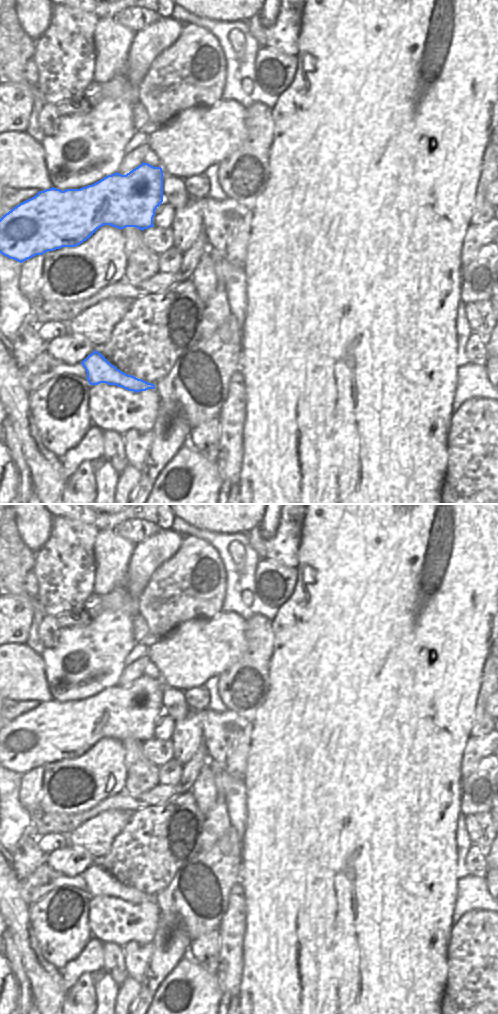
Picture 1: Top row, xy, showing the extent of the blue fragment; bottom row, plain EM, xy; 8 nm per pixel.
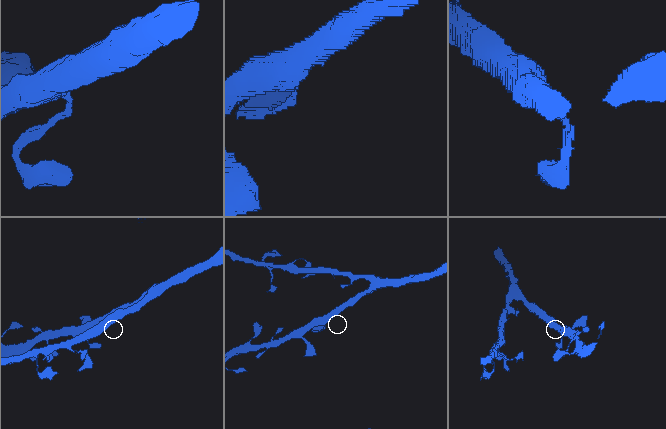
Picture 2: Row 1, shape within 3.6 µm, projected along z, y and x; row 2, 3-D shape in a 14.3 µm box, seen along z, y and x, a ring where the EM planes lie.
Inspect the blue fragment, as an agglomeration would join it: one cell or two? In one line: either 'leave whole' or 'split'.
leave whole

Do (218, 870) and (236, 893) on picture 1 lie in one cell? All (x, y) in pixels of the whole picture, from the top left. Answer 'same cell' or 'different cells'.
different cells

